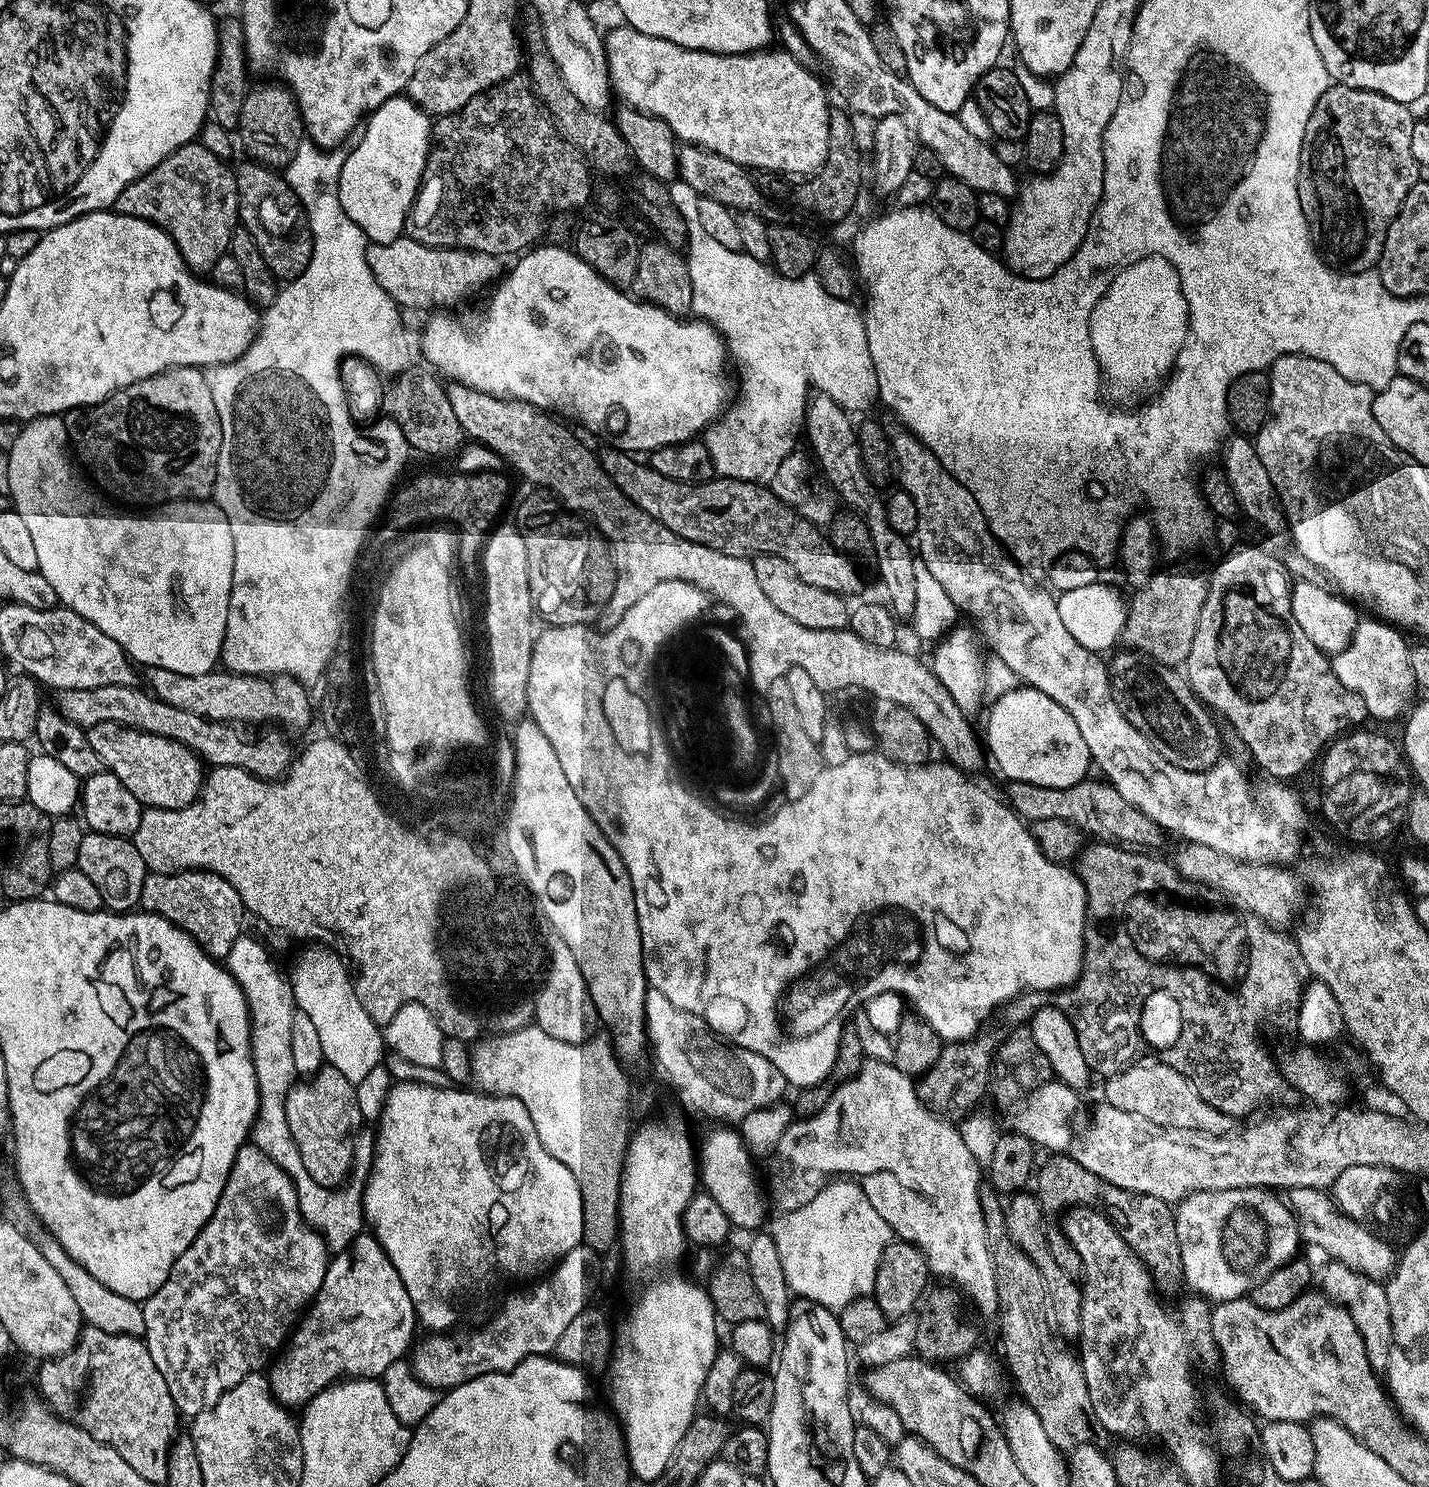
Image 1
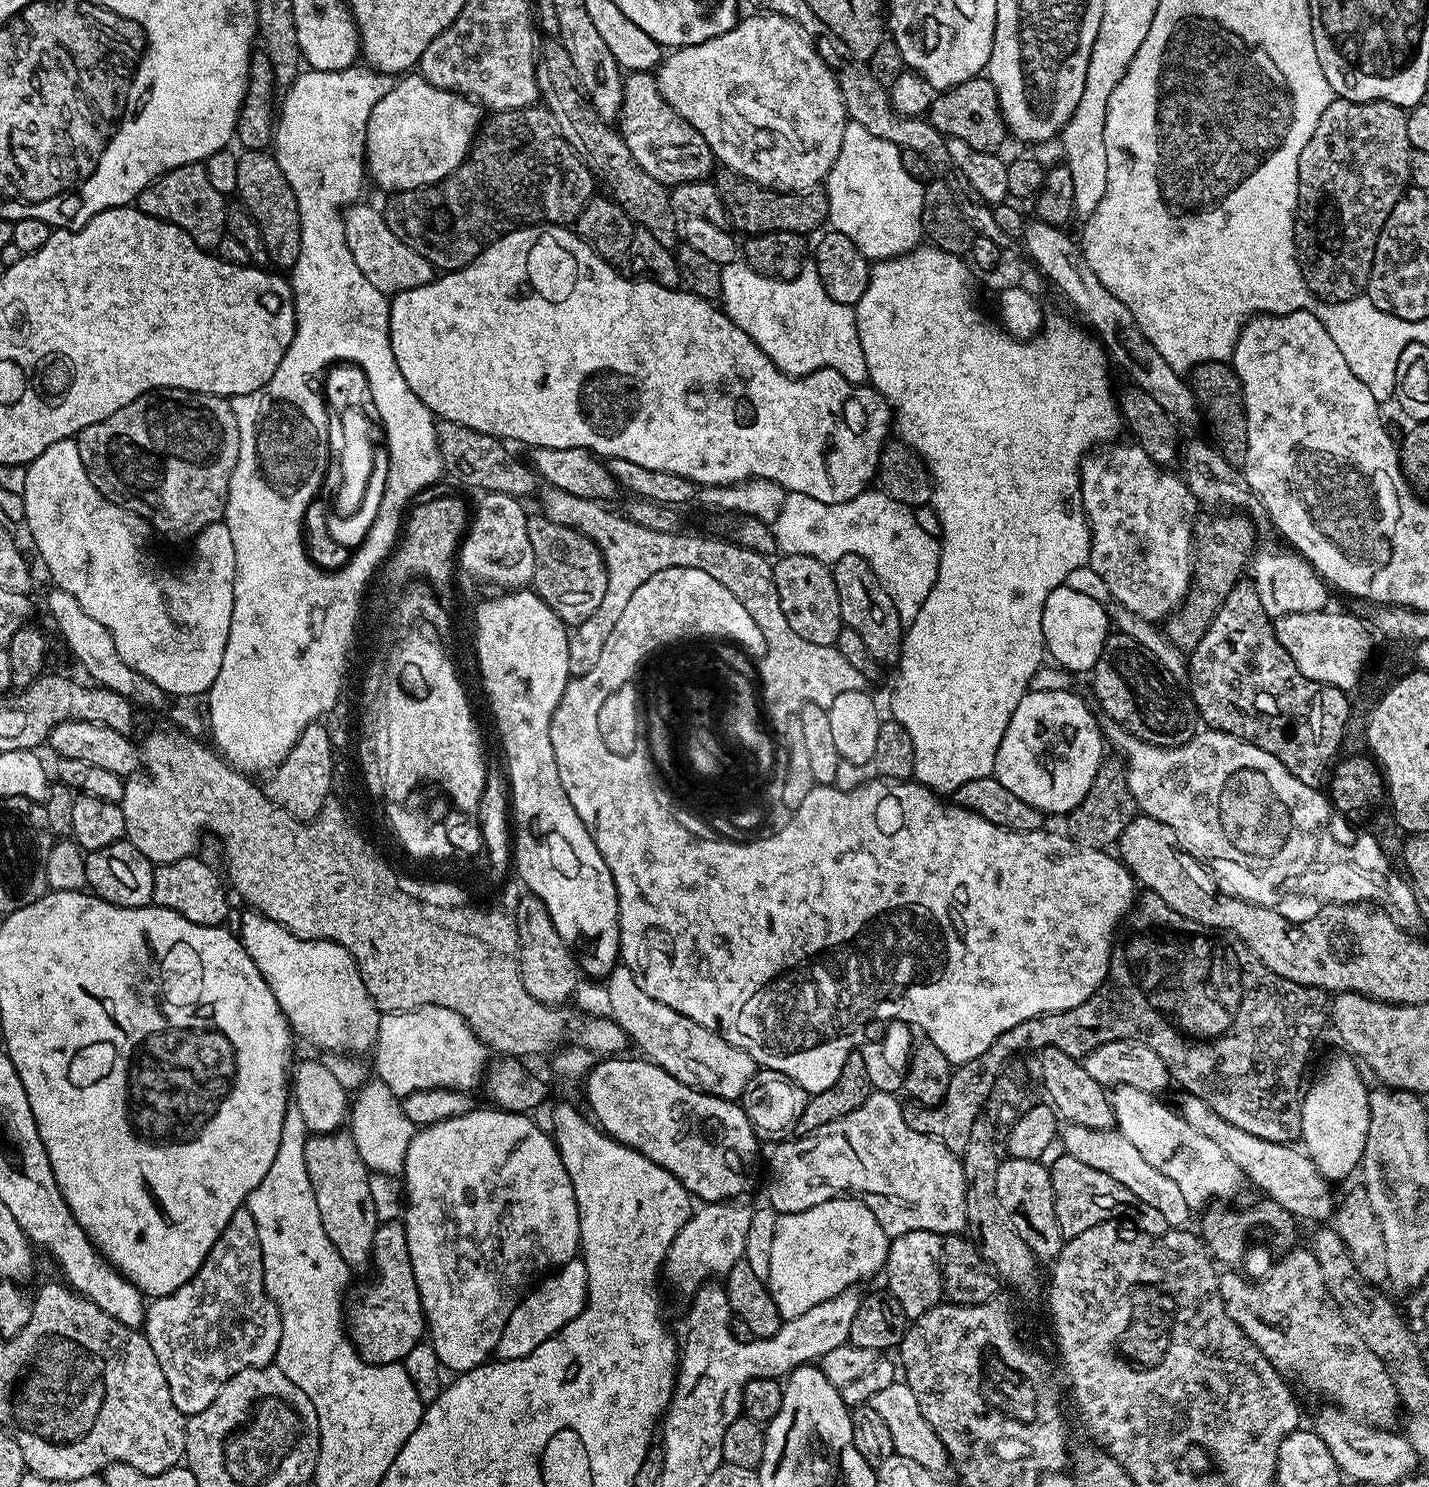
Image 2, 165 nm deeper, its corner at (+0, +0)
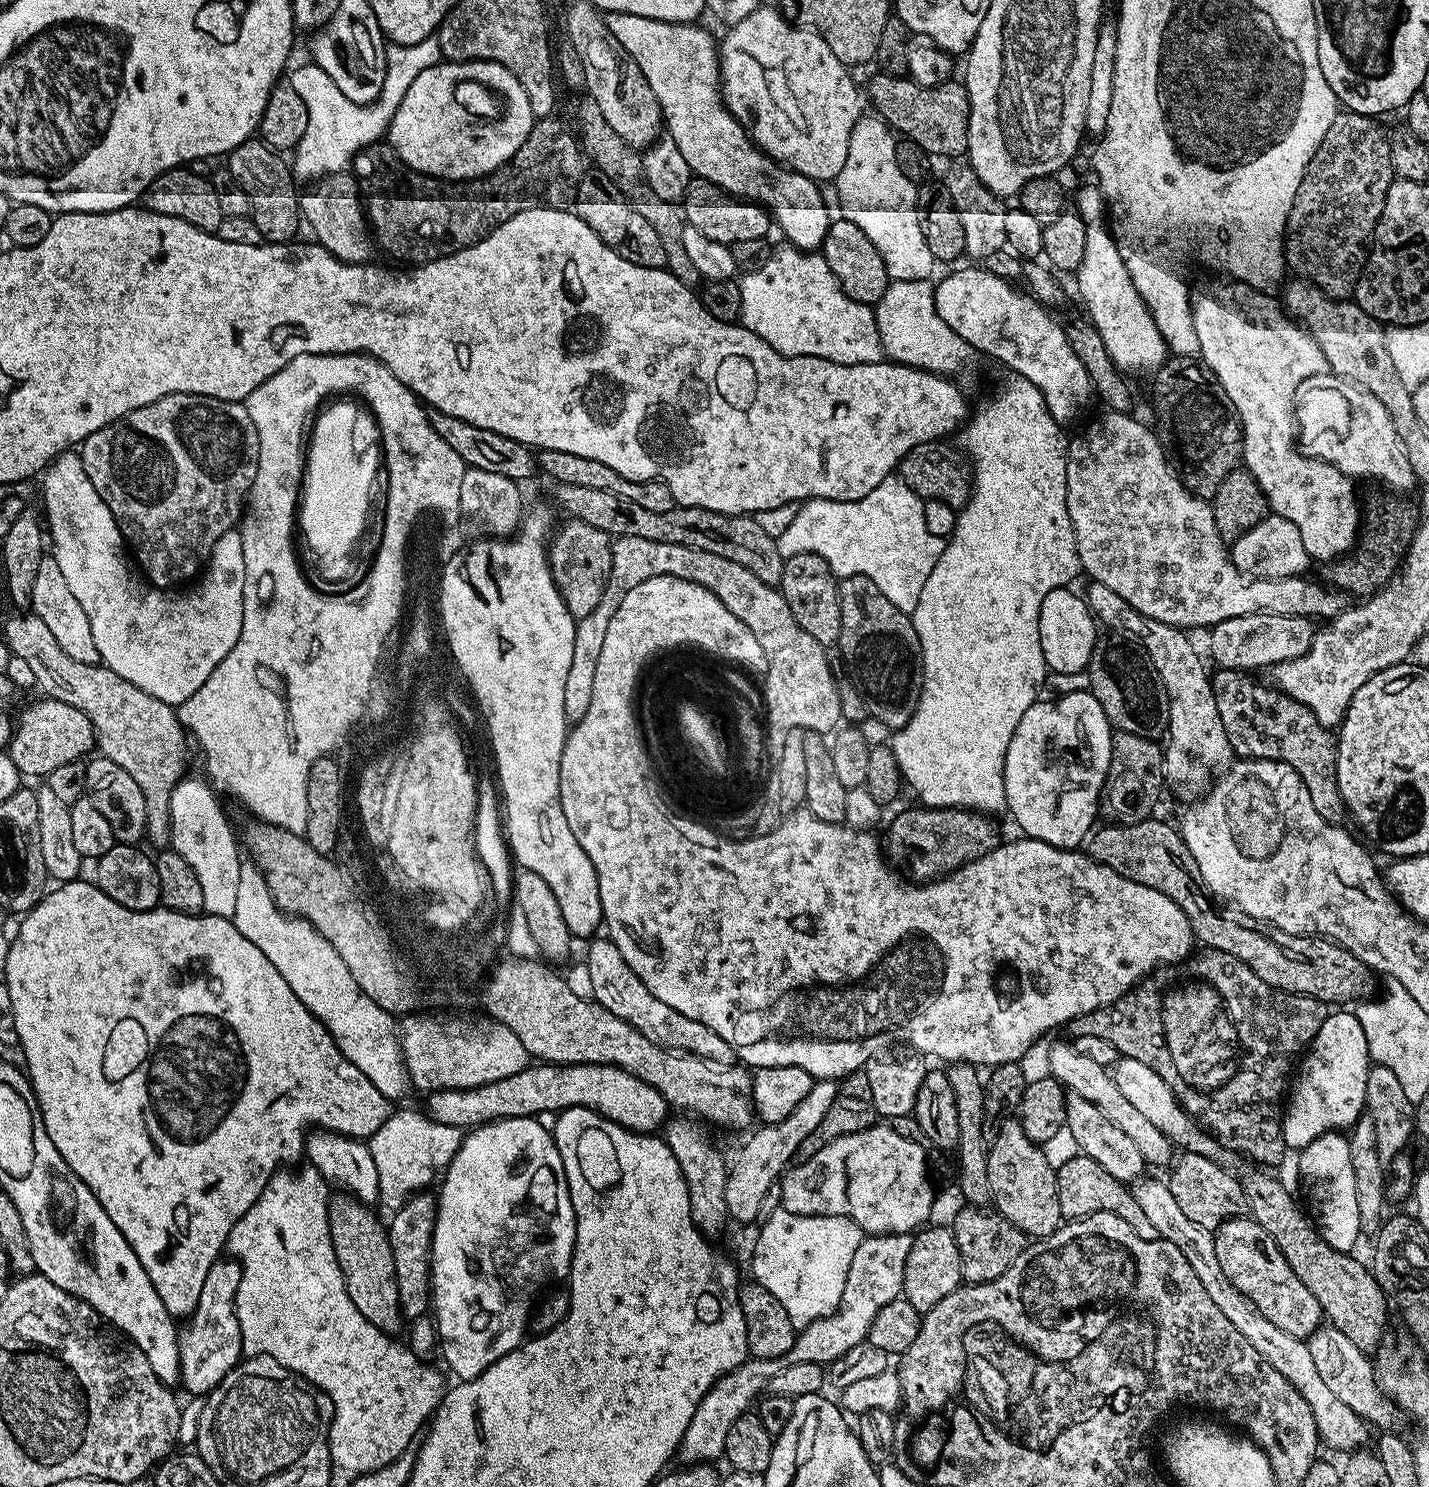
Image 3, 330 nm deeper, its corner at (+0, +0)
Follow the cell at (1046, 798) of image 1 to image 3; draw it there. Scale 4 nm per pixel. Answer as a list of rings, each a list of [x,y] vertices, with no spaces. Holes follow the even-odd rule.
[[[915,806],[900,812],[888,824],[888,844],[886,840],[886,856],[897,869],[903,870],[913,881],[927,882],[956,871],[963,864],[969,864],[1000,847],[1002,837],[996,829],[991,815],[983,812],[971,812],[969,808],[925,808]]]

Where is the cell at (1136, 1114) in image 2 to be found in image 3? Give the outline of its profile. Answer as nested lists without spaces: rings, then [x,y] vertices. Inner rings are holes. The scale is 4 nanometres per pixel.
[[[1075,1043],[1054,1045],[1048,1052],[1048,1068],[1047,1071],[1052,1079],[1063,1084],[1068,1092],[1086,1098],[1086,1102],[1094,1102],[1094,1106],[1098,1106],[1098,1110],[1102,1110],[1102,1114],[1106,1114],[1106,1118],[1110,1118],[1110,1122],[1114,1122],[1114,1126],[1118,1126],[1118,1130],[1122,1130],[1122,1134],[1127,1134],[1134,1141],[1134,1146],[1138,1146],[1138,1150],[1142,1150],[1145,1161],[1149,1165],[1164,1163],[1167,1165],[1173,1159],[1172,1141],[1164,1137],[1162,1130],[1158,1130],[1158,1126],[1154,1126],[1154,1122],[1142,1118],[1141,1112],[1112,1081],[1111,1071],[1105,1065],[1093,1062],[1090,1058],[1082,1058],[1082,1054],[1078,1054]]]

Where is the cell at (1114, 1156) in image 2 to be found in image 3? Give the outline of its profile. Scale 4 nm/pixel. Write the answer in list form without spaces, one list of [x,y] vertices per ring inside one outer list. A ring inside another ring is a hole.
[[[1163,1179],[1147,1180],[1135,1185],[1134,1195],[1138,1206],[1142,1206],[1146,1218],[1150,1218],[1157,1237],[1168,1240],[1174,1246],[1178,1246],[1178,1250],[1182,1250],[1186,1262],[1190,1262],[1191,1268],[1194,1269],[1194,1274],[1198,1274],[1198,1282],[1202,1282],[1206,1294],[1210,1294],[1210,1299],[1214,1301],[1214,1306],[1218,1306],[1218,1310],[1226,1314],[1226,1319],[1234,1325],[1234,1330],[1238,1330],[1238,1334],[1242,1334],[1242,1338],[1246,1338],[1246,1342],[1250,1342],[1250,1346],[1254,1346],[1254,1350],[1258,1350],[1258,1354],[1262,1354],[1262,1358],[1266,1358],[1266,1362],[1270,1362],[1270,1366],[1274,1366],[1274,1370],[1278,1370],[1278,1374],[1282,1374],[1282,1378],[1286,1378],[1286,1382],[1290,1382],[1290,1386],[1294,1386],[1294,1390],[1298,1390],[1302,1398],[1306,1398],[1306,1406],[1310,1406],[1314,1414],[1314,1422],[1321,1441],[1344,1452],[1343,1454],[1363,1449],[1367,1445],[1364,1443],[1367,1442],[1370,1431],[1368,1421],[1363,1420],[1354,1410],[1350,1410],[1346,1402],[1341,1402],[1327,1388],[1326,1381],[1314,1366],[1314,1358],[1310,1355],[1307,1339],[1286,1334],[1286,1330],[1278,1330],[1278,1326],[1274,1326],[1270,1318],[1258,1312],[1242,1294],[1242,1290],[1238,1290],[1238,1286],[1234,1286],[1230,1278],[1222,1274],[1222,1265],[1218,1263],[1218,1254],[1214,1250],[1215,1235],[1190,1222],[1190,1218],[1182,1214],[1178,1202],[1174,1202],[1174,1194],[1170,1194]]]

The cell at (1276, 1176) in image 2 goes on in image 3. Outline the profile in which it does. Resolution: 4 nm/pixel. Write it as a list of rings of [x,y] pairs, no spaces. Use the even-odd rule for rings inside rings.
[[[1123,1057],[1117,1059],[1111,1069],[1112,1081],[1118,1086],[1118,1090],[1122,1090],[1122,1094],[1141,1112],[1142,1118],[1154,1122],[1154,1126],[1158,1126],[1158,1130],[1162,1130],[1164,1137],[1171,1140],[1177,1149],[1202,1154],[1206,1158],[1219,1161],[1221,1159],[1221,1141],[1205,1131],[1195,1119],[1188,1115],[1187,1110],[1177,1100],[1173,1085],[1168,1085],[1156,1071],[1157,1069],[1151,1064]]]

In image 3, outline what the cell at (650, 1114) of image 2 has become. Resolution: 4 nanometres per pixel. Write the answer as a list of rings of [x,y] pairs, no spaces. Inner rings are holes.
[[[536,1062],[524,1068],[520,1073],[512,1074],[508,1078],[496,1081],[493,1084],[480,1085],[477,1088],[446,1089],[439,1093],[440,1112],[438,1119],[446,1126],[454,1126],[461,1130],[471,1130],[481,1124],[491,1124],[494,1120],[510,1116],[539,1117],[539,1112],[559,1114],[565,1108],[588,1108],[615,1124],[621,1124],[632,1132],[644,1132],[644,1112],[652,1108],[652,1124],[656,1130],[663,1129],[670,1116],[670,1105],[662,1094],[656,1092],[654,1086],[642,1082],[634,1074],[624,1068],[615,1068],[613,1064],[550,1064]]]

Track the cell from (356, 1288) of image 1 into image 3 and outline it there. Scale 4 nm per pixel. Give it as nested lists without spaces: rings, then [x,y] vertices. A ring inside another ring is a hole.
[[[417,1194],[407,1200],[397,1212],[391,1213],[387,1221],[388,1237],[394,1254],[394,1270],[398,1281],[400,1310],[409,1321],[429,1311],[432,1303],[430,1269],[432,1267],[432,1231],[436,1225],[436,1196]]]

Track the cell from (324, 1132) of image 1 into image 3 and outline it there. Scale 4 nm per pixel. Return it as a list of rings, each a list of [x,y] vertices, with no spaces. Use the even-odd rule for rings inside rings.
[[[336,1194],[328,1201],[328,1221],[330,1222],[330,1238],[334,1246],[334,1254],[338,1258],[338,1266],[344,1275],[346,1290],[350,1294],[350,1302],[358,1306],[362,1318],[374,1322],[378,1330],[389,1334],[396,1334],[400,1327],[405,1327],[406,1317],[400,1310],[400,1295],[398,1294],[398,1281],[394,1270],[394,1254],[392,1243],[388,1237],[388,1229],[385,1221],[379,1220],[372,1213],[373,1209],[356,1199],[351,1194]]]

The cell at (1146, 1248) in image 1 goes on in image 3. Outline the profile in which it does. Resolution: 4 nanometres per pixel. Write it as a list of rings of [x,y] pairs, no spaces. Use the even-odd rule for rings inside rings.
[[[1081,1154],[1070,1158],[1066,1166],[1056,1169],[1056,1189],[1058,1190],[1060,1214],[1065,1221],[1080,1220],[1095,1212],[1109,1212],[1118,1214],[1118,1218],[1130,1222],[1138,1238],[1157,1239],[1154,1226],[1150,1223],[1150,1218],[1146,1218],[1142,1206],[1138,1206],[1133,1189],[1125,1181],[1114,1178],[1114,1174],[1106,1174],[1106,1170],[1102,1170],[1102,1166],[1094,1162],[1094,1158]]]

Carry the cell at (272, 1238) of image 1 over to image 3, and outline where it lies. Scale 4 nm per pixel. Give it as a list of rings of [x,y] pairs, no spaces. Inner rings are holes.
[[[221,1258],[210,1264],[210,1274],[206,1274],[206,1282],[202,1286],[202,1295],[198,1298],[198,1306],[192,1311],[188,1324],[183,1325],[182,1331],[179,1333],[178,1339],[180,1342],[180,1384],[188,1392],[193,1392],[199,1398],[207,1397],[208,1393],[214,1391],[215,1388],[222,1382],[222,1378],[226,1378],[226,1374],[230,1374],[230,1370],[235,1368],[242,1359],[242,1349],[240,1347],[240,1323],[238,1322],[238,1314],[236,1313],[236,1295],[238,1294],[238,1282],[240,1281],[240,1262],[235,1258]]]

